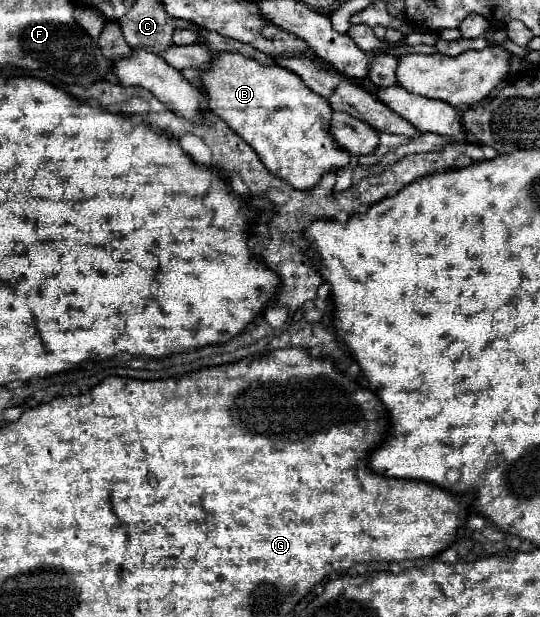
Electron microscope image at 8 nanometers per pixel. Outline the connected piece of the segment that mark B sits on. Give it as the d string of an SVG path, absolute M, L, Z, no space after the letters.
M217 52L211 66L201 70L201 82L207 96L207 108L225 120L261 158L261 162L287 180L291 186L307 190L315 186L325 172L349 164L349 154L341 150L329 134L331 106L303 86L293 72L275 64L265 66L233 52Z

